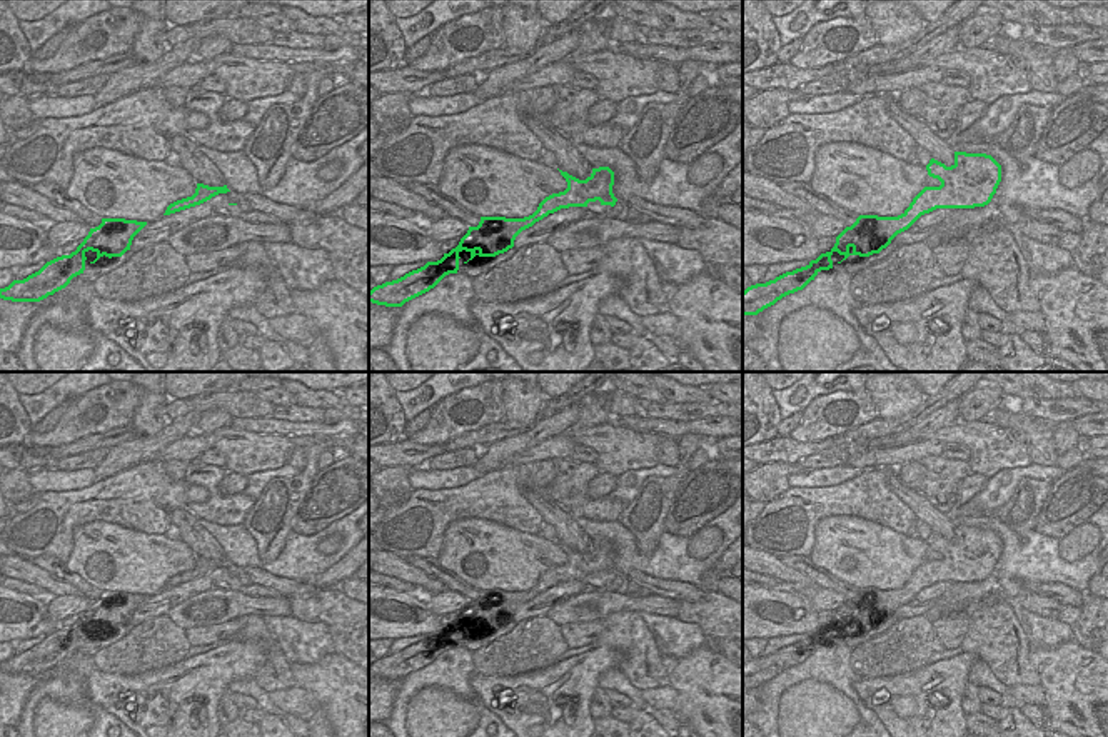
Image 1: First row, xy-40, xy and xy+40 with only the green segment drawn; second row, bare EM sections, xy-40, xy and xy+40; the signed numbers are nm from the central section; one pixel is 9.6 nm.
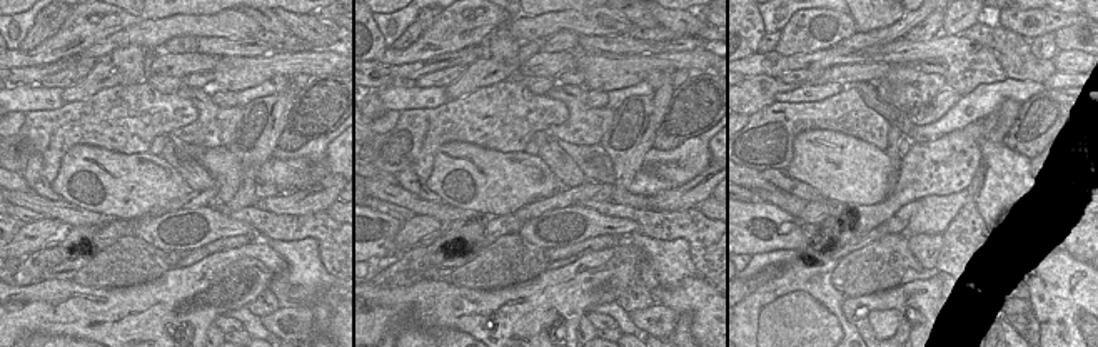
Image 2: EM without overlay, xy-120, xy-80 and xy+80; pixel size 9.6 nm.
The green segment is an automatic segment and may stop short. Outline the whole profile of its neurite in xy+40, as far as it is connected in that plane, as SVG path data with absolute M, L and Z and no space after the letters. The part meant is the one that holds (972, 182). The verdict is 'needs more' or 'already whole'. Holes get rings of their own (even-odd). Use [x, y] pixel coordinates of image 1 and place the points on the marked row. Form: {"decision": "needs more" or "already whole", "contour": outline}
{"decision": "already whole", "contour": "M954 152L954 163L944 163L931 158L926 165L928 175L941 182L939 187L924 187L898 217L859 215L851 227L846 227L838 237L834 247L811 260L806 267L786 272L766 283L756 283L743 292L743 315L758 315L764 308L774 305L783 297L803 290L821 270L833 268L831 255L838 252L846 260L849 255L869 257L886 248L891 240L908 230L921 215L936 208L975 208L991 202L1001 182L1001 165L986 153Z"}

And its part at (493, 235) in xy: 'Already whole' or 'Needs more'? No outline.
Already whole.

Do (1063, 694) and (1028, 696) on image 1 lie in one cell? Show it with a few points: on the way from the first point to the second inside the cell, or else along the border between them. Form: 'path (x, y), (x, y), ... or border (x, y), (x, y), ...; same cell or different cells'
border (1040, 684), (1047, 706); different cells

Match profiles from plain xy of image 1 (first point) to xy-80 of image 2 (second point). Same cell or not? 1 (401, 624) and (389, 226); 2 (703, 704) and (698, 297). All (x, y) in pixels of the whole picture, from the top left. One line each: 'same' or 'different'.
1: same
2: same

